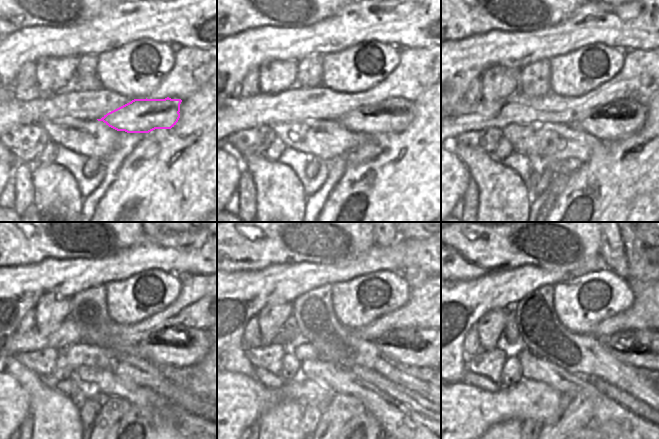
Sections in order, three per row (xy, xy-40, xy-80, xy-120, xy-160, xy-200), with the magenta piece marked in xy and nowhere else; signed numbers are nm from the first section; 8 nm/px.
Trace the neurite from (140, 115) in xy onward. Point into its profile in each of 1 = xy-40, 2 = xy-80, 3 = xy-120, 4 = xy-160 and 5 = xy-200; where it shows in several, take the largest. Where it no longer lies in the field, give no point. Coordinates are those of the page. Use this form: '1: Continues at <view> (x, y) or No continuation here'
1: Continues at xy-40 (394, 115)
2: Continues at xy-80 (618, 119)
3: Continues at xy-120 (179, 346)
4: Continues at xy-160 (410, 347)
5: Continues at xy-200 (644, 348).

